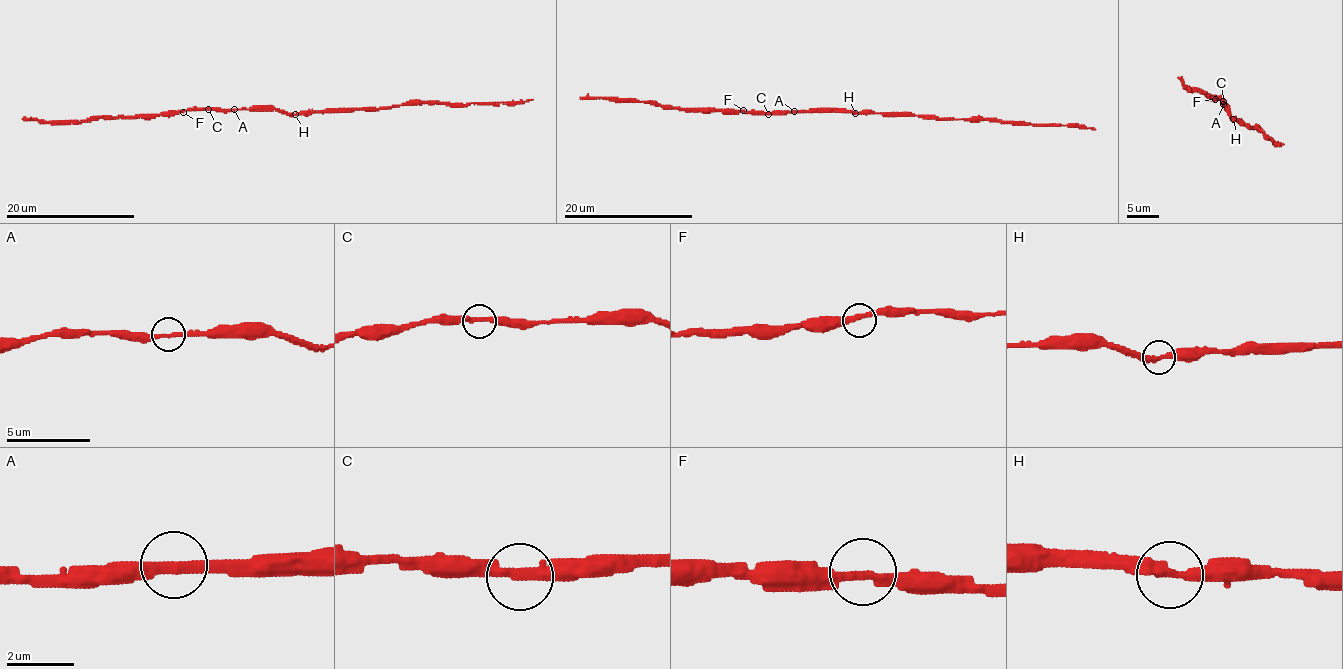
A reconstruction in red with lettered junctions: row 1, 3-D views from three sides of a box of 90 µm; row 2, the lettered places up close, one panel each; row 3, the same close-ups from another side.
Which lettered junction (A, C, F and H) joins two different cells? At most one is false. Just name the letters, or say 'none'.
none

